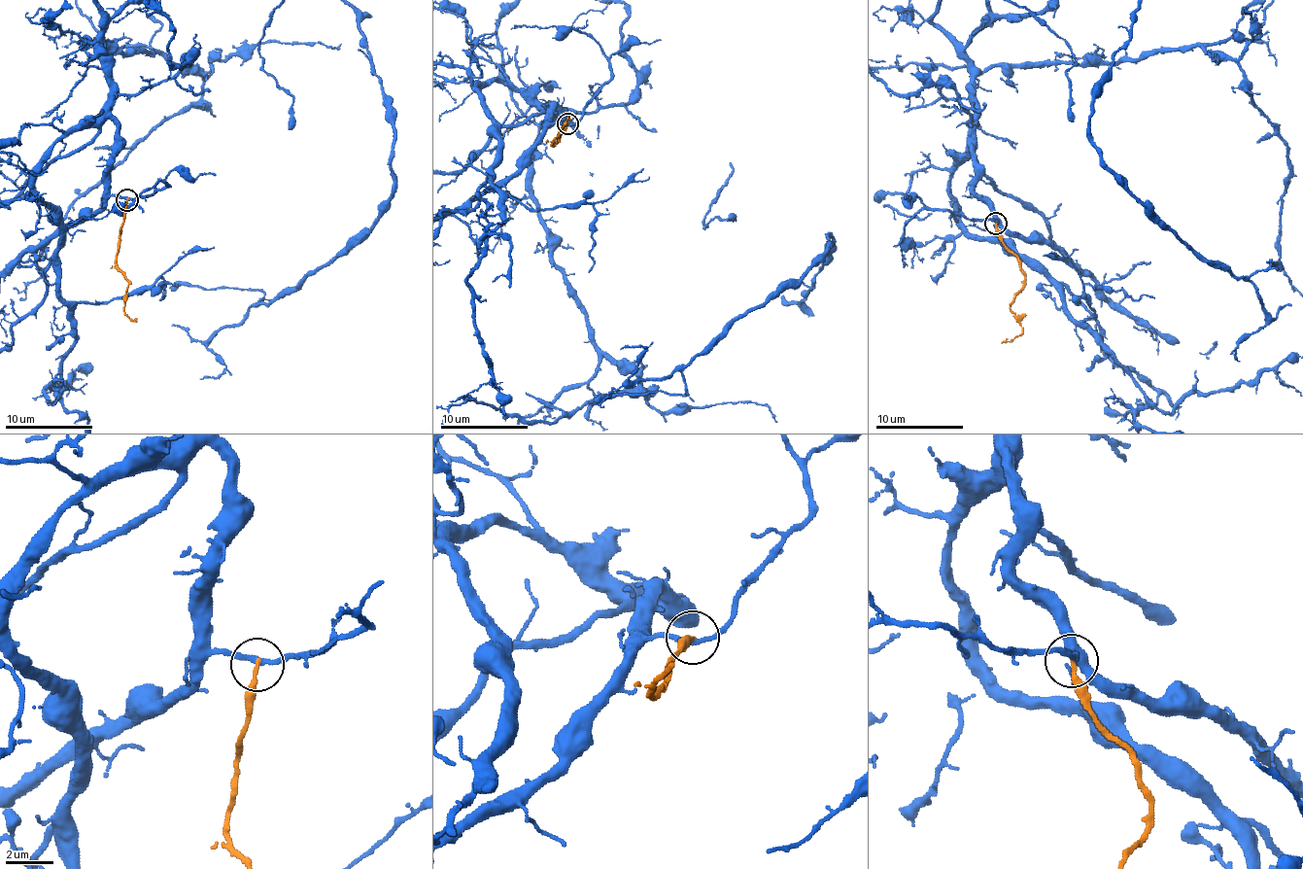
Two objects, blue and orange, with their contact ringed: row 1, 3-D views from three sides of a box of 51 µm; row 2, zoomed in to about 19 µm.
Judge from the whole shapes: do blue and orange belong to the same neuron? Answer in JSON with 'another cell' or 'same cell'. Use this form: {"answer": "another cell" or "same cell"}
{"answer": "another cell"}

